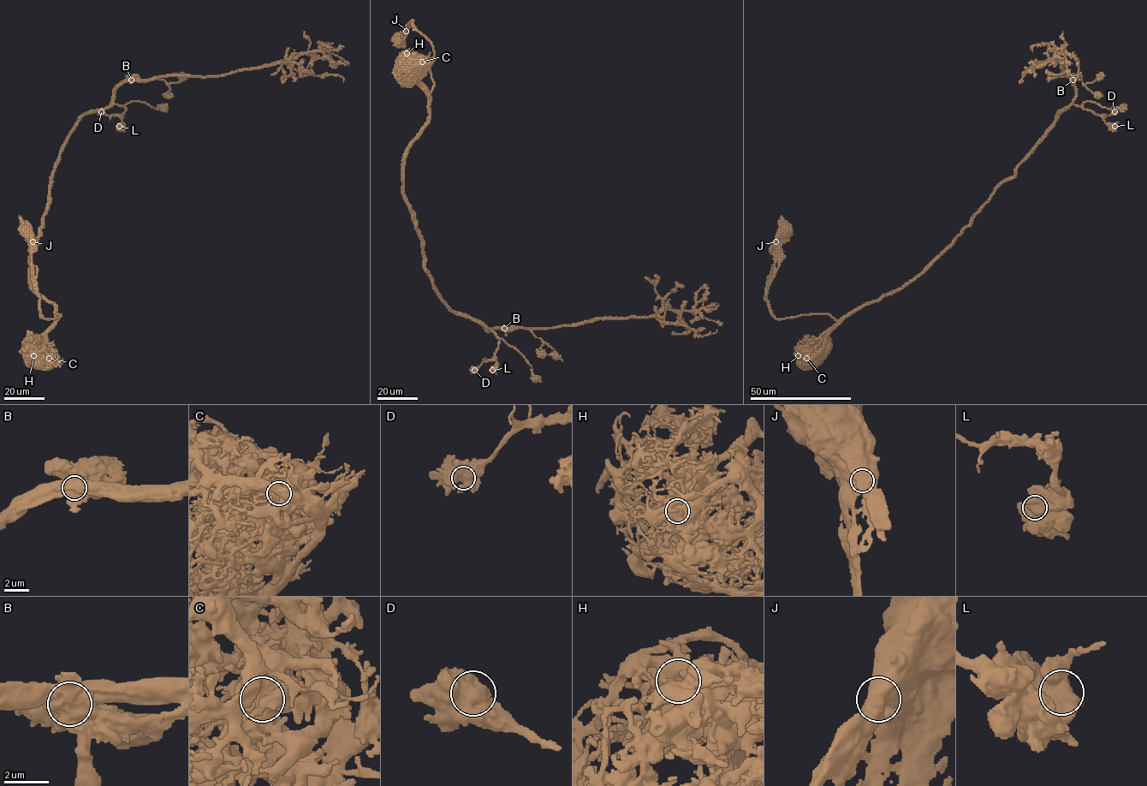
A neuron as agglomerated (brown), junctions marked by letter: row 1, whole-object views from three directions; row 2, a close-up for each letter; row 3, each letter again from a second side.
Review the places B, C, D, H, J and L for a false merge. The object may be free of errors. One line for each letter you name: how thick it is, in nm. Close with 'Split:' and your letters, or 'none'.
B: 1500 nm
Split: B

